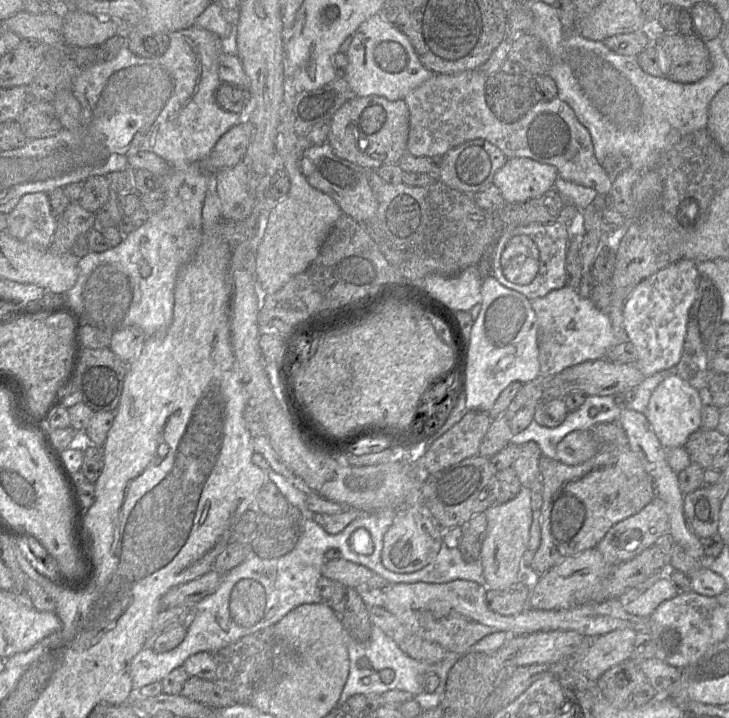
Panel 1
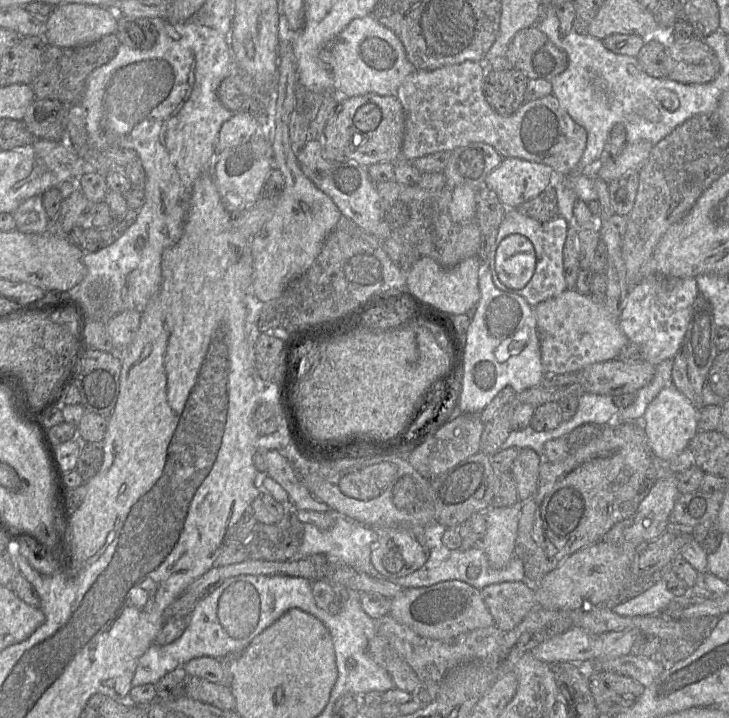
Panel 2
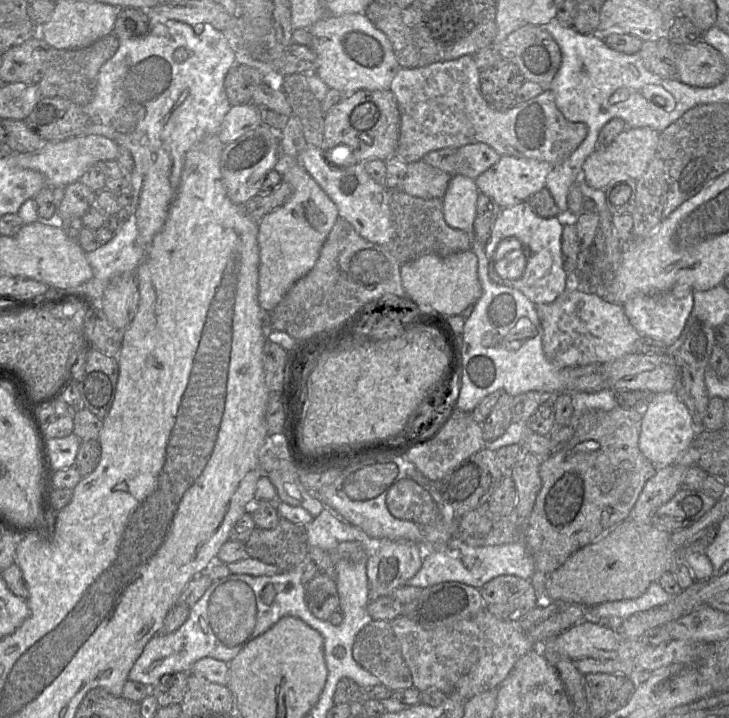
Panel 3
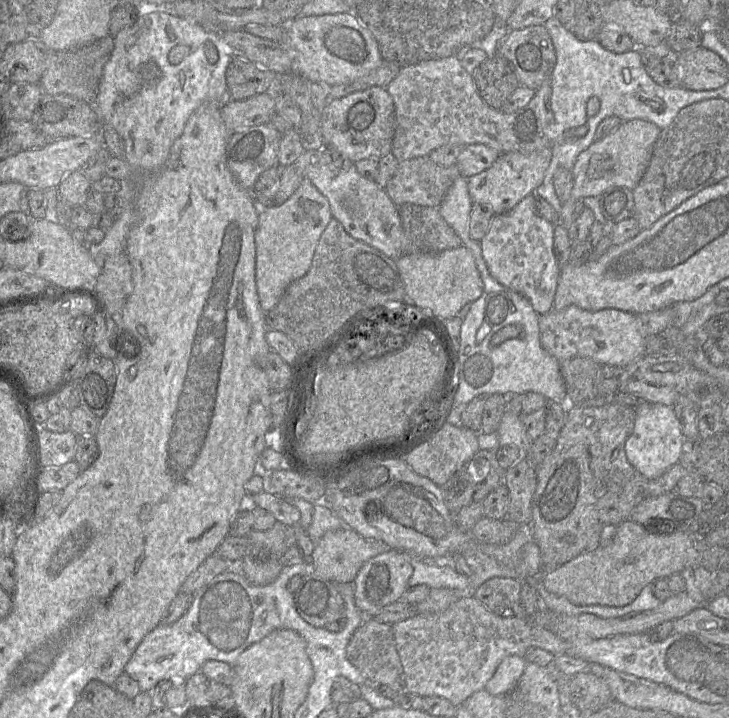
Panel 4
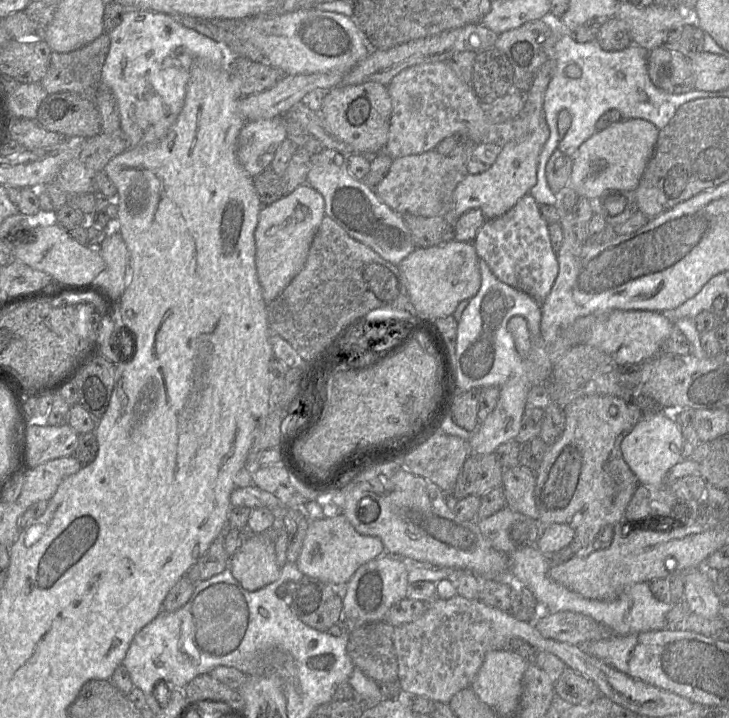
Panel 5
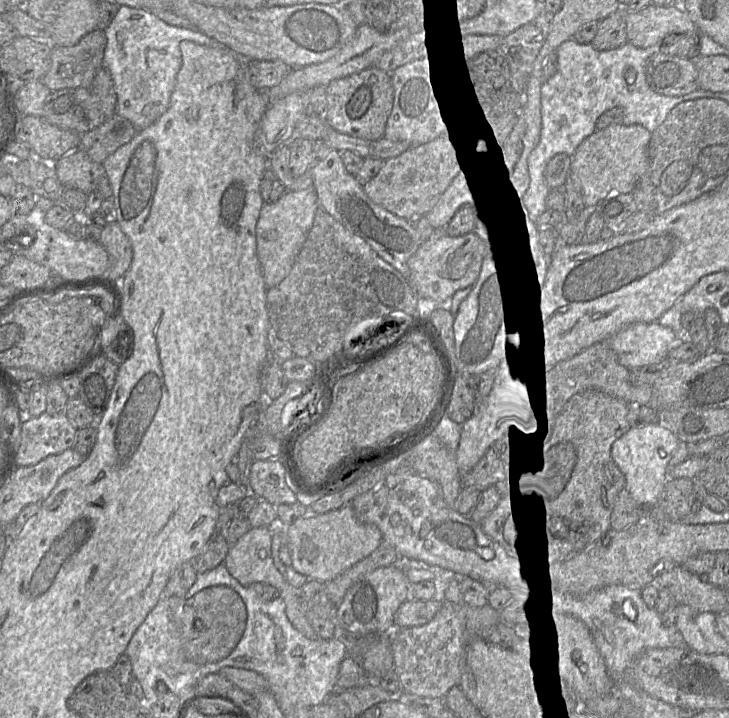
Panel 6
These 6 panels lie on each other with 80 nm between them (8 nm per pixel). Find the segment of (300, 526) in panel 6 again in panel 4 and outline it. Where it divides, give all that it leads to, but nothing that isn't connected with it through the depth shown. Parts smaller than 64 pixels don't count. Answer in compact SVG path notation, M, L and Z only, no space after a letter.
M349 527L328 531L315 542L311 555L313 572L333 583L352 582L366 561L387 549L388 547L383 542L376 539L365 539Z

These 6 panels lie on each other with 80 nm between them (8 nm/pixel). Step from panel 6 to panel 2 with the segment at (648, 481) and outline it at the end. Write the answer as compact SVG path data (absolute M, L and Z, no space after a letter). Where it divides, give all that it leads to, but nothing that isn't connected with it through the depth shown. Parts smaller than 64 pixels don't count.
M673 384L664 387L648 405L642 424L650 452L669 462L673 457L686 450L690 441L699 431L699 410Z

